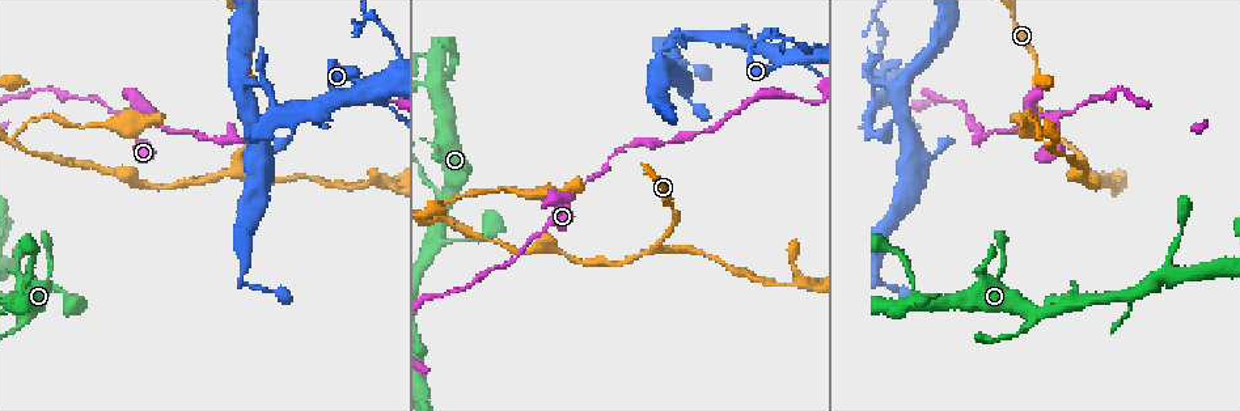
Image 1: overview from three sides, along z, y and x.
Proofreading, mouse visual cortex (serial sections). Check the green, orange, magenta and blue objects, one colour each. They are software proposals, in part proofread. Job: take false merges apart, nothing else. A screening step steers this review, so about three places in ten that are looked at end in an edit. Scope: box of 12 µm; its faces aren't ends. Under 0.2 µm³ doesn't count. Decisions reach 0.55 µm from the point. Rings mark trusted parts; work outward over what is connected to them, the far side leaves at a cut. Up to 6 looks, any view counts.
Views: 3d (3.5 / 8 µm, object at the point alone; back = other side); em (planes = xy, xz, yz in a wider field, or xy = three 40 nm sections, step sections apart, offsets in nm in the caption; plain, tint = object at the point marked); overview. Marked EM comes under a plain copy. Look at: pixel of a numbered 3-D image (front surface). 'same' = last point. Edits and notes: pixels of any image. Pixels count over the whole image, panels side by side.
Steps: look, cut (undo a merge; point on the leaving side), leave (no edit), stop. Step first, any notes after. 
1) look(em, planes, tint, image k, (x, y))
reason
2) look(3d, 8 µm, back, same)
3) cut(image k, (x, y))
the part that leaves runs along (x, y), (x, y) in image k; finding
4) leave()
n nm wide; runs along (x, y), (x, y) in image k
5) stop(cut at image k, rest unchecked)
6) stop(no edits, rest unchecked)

look(3d, 3.5 µm, back, image 1, (1055, 116))
sharp bend

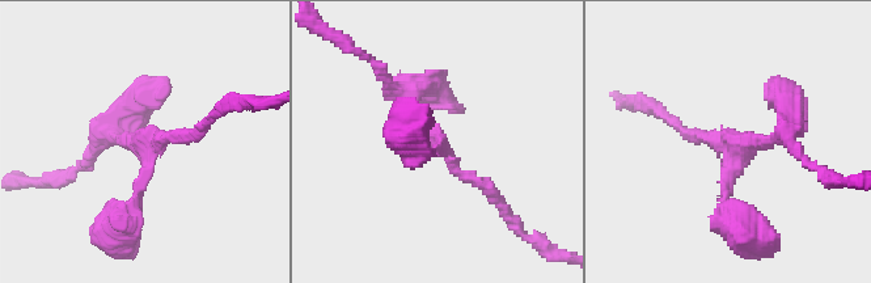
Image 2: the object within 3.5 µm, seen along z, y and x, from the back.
look(em, xy, step 2, tint, image 2, (445, 146))

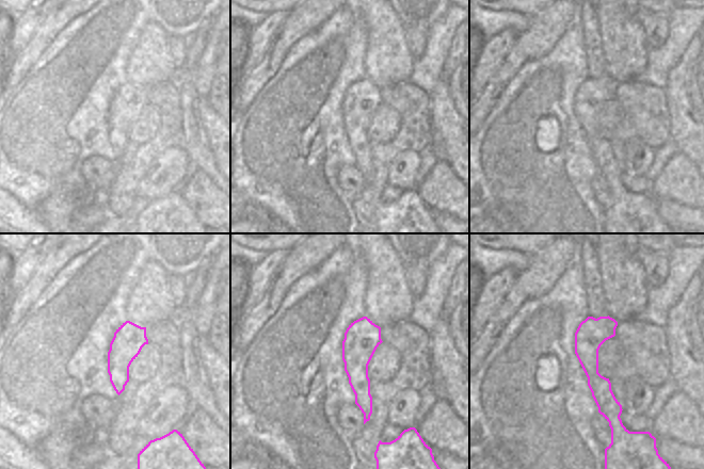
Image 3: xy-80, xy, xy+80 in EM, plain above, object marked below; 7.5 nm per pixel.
leave()
260 nm wide; runs along (590, 319), (590, 367), (611, 419) in image 3; one cell here

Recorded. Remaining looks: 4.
look(3d, 3.5 µm, back, image 1, (238, 169))
branch point

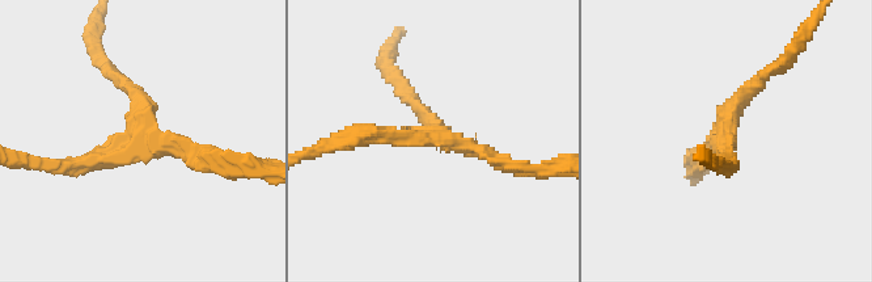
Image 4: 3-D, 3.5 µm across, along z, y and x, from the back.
look(em, xy, step 3, tint, image 4, (148, 129))

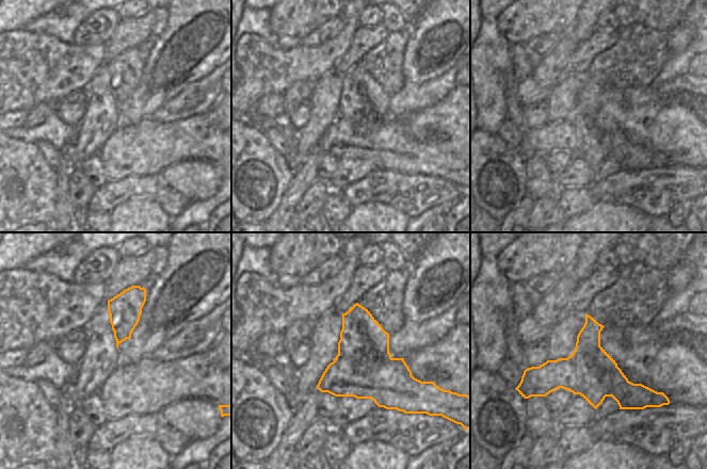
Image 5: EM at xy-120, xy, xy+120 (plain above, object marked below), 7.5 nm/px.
cut(image 4, (388, 134))
border along (575, 346), (613, 379) in image 5; a second cell is stuck on

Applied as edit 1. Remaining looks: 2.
look(3d, 8 µm, back, image 1, (876, 19))
sharp bend

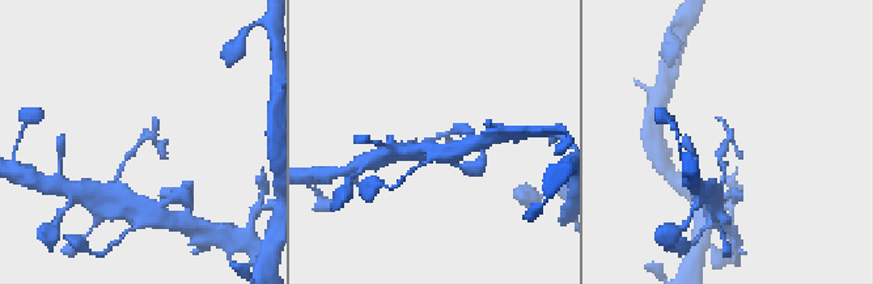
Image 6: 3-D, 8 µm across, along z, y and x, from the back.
look(em, xy, step 2, tint, image 6, (728, 138))

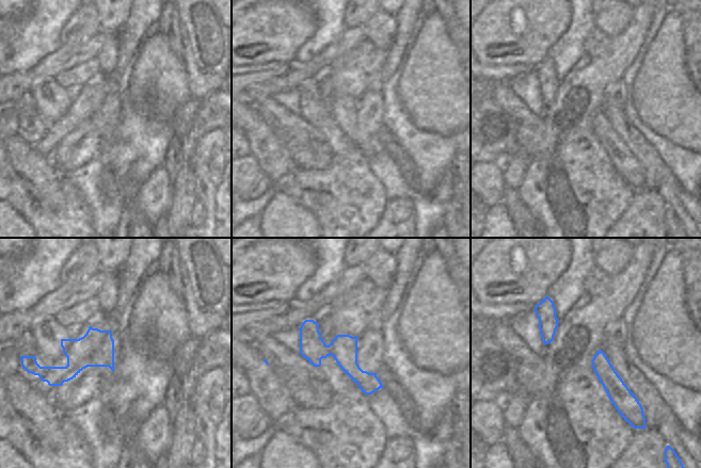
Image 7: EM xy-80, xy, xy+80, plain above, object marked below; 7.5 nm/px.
leave()
200 nm wide; runs along (416, 145), (460, 128) in image 6; all the same cell

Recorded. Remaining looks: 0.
stop(cut at image 4, rest unchecked)

